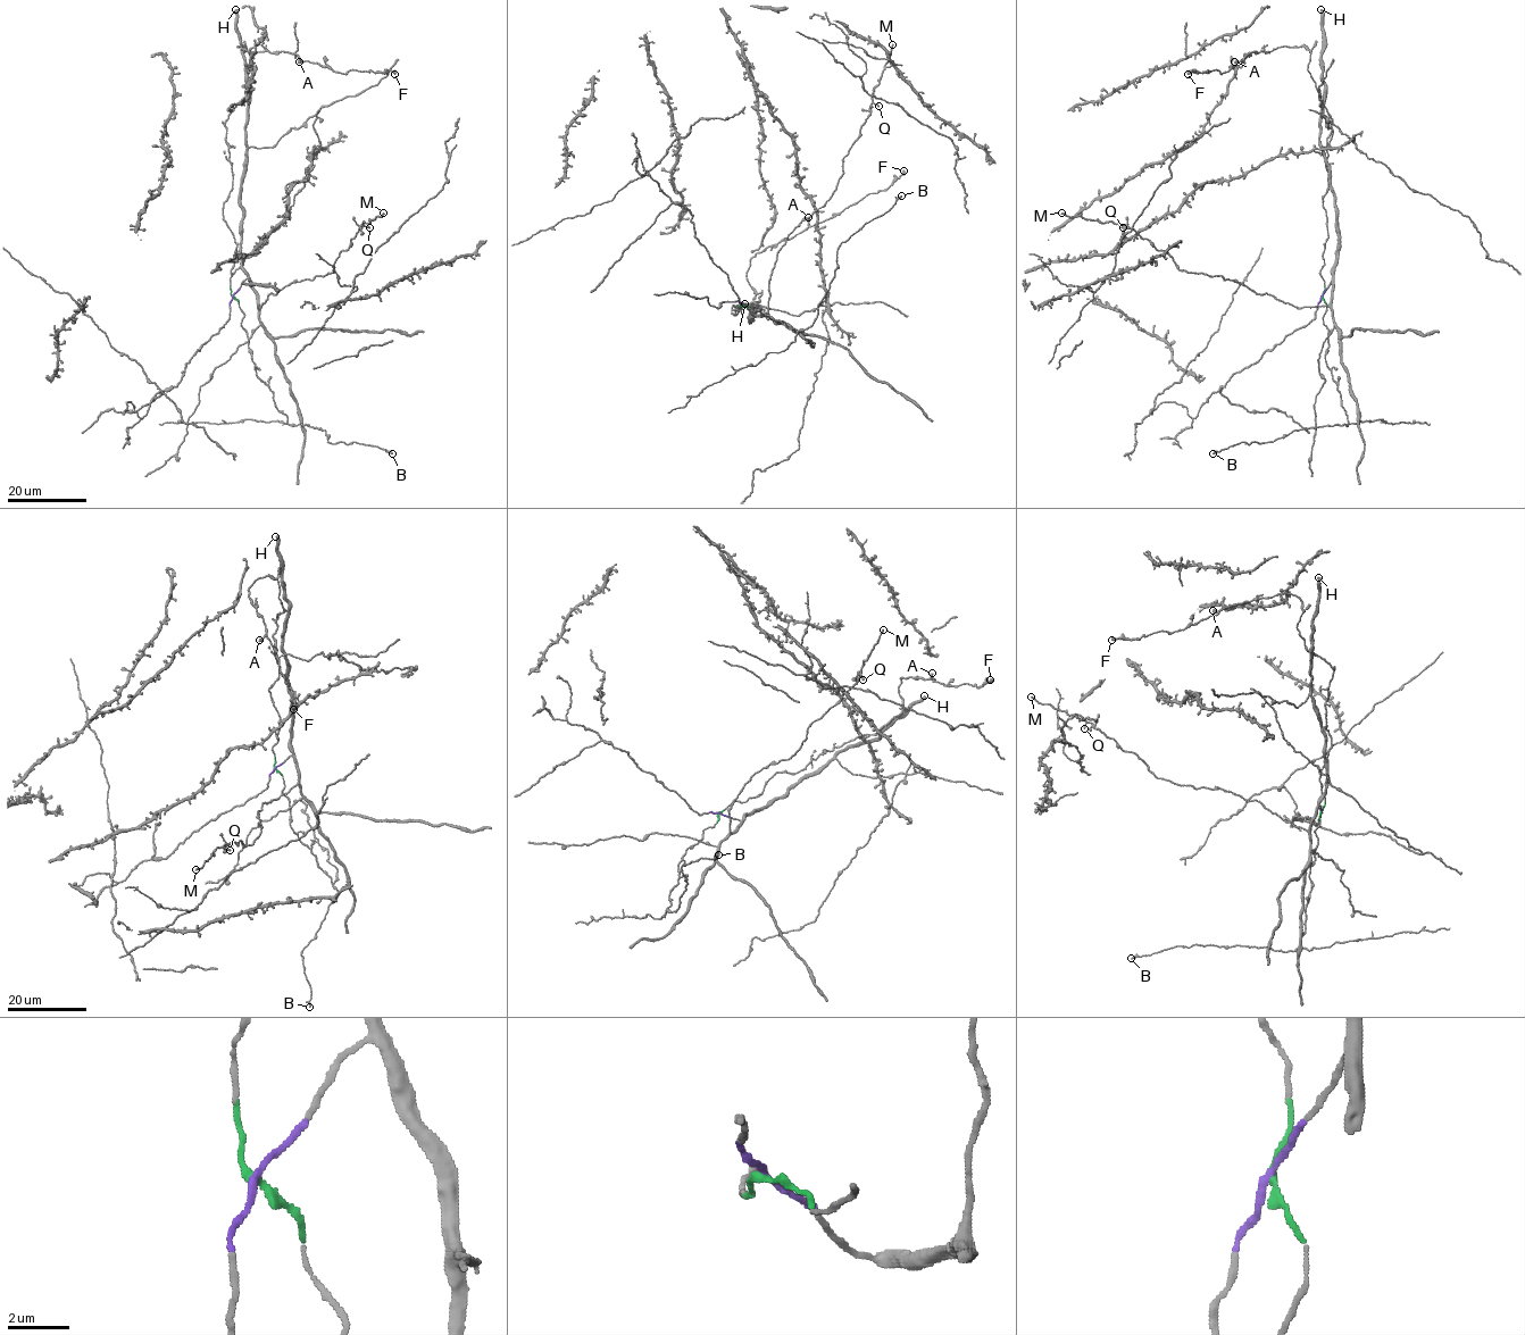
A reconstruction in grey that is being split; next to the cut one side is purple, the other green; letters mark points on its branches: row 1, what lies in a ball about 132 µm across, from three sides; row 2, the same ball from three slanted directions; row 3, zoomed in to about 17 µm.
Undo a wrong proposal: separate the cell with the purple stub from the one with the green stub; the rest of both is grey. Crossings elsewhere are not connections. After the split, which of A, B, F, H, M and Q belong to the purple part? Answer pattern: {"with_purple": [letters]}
{"with_purple": ["H", "M", "Q"]}

